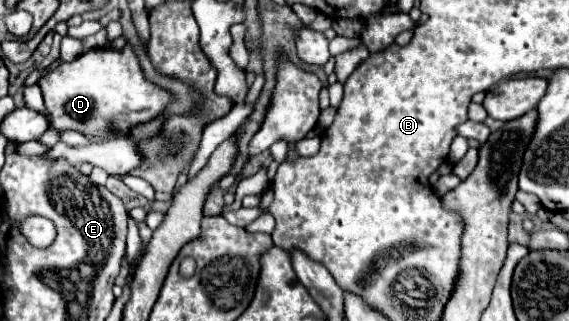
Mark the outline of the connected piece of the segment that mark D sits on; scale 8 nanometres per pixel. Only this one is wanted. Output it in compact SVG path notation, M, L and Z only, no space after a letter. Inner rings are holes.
M129 44L123 50L89 50L69 64L59 64L55 70L39 78L39 88L47 112L53 116L57 130L47 130L37 141L51 148L59 138L59 130L77 130L85 136L101 136L109 128L129 132L133 126L159 116L169 104L169 92L145 80L137 56Z

